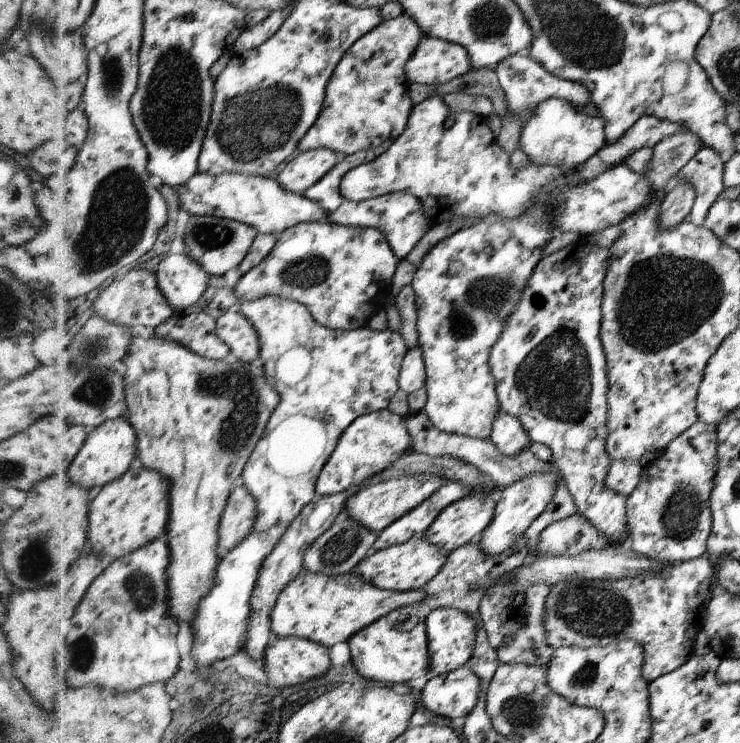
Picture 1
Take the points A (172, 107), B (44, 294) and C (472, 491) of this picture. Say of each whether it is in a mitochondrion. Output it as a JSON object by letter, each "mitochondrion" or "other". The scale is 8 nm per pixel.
{"A":"mitochondrion","B":"other","C":"other"}

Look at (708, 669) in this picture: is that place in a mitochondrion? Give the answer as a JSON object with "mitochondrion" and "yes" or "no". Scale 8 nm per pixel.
{"mitochondrion":"no"}

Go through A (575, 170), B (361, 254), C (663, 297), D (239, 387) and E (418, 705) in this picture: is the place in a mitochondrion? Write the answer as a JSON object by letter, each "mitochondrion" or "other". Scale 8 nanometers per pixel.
{"A":"other","B":"other","C":"mitochondrion","D":"mitochondrion","E":"other"}

